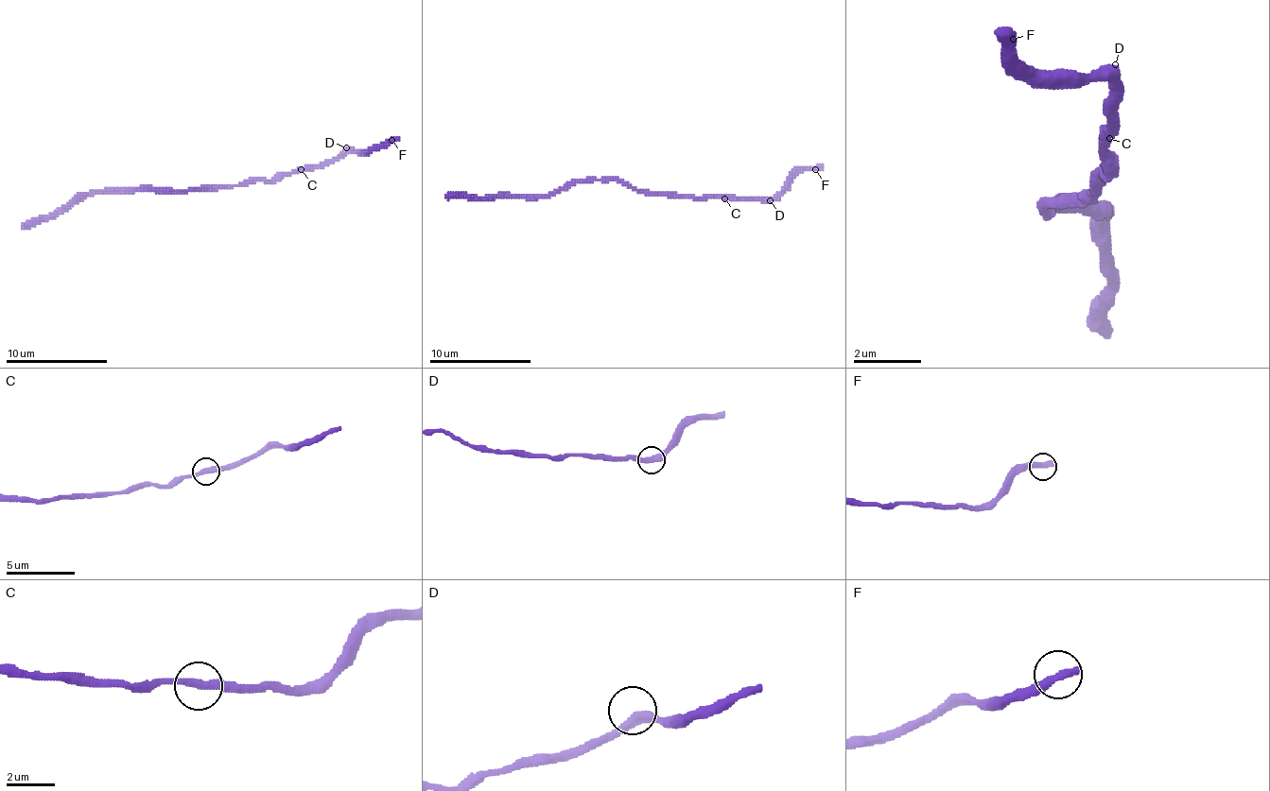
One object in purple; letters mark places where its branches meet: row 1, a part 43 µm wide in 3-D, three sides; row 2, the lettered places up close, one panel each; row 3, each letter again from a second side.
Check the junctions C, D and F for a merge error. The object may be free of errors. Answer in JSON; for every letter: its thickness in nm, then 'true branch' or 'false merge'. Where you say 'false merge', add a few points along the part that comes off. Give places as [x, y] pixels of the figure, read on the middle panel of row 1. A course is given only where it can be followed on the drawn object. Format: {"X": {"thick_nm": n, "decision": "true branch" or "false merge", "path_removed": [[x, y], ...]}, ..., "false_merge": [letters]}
{"C": {"thick_nm": 360, "decision": "true branch"}, "D": {"thick_nm": 400, "decision": "true branch"}, "F": {"thick_nm": 500, "decision": "true branch"}, "false_merge": []}

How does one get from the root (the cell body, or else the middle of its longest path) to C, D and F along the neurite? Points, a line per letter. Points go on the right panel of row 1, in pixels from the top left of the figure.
C: (1081, 192), (1089, 192), (1106, 175), (1106, 141)
D: (1081, 192), (1089, 192), (1106, 175), (1106, 81), (1115, 73), (1115, 64)
F: (1081, 192), (1089, 192), (1106, 175), (1106, 81), (1038, 81), (1013, 56), (1013, 39)

